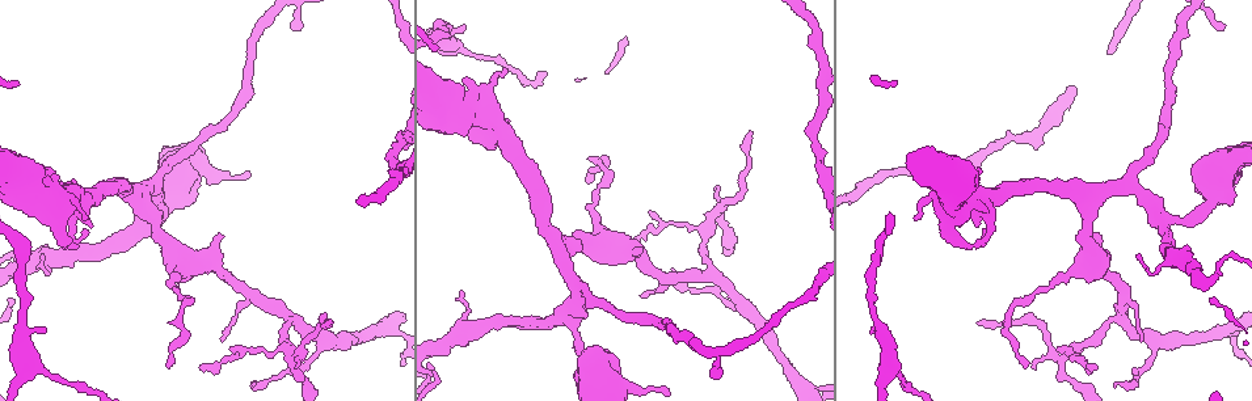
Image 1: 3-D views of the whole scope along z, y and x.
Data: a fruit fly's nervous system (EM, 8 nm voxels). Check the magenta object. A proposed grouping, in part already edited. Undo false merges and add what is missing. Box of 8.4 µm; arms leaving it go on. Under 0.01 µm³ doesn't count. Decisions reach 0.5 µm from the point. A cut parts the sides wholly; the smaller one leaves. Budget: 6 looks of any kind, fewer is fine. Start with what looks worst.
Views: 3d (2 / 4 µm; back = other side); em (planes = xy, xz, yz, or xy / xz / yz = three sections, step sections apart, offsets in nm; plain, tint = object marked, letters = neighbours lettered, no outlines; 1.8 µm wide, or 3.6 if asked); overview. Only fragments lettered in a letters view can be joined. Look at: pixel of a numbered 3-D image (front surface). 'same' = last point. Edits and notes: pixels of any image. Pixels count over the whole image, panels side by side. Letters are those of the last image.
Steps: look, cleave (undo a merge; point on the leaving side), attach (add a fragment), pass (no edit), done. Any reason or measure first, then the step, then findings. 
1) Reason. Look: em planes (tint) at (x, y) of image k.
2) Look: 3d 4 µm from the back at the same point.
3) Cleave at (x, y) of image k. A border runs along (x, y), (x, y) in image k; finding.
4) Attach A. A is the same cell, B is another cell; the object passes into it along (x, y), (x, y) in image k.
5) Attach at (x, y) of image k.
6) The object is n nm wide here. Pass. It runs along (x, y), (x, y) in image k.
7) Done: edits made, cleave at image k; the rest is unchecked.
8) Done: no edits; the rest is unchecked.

Calibre changes. Look: 3d 2 µm at (985, 242) of image 1.

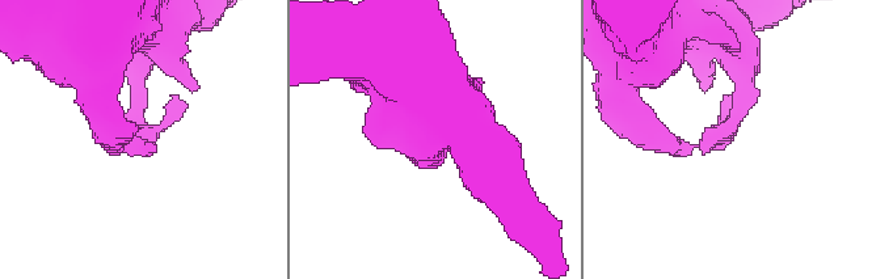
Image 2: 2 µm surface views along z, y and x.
Look: em planes (plain) at (144, 126) of image 2.

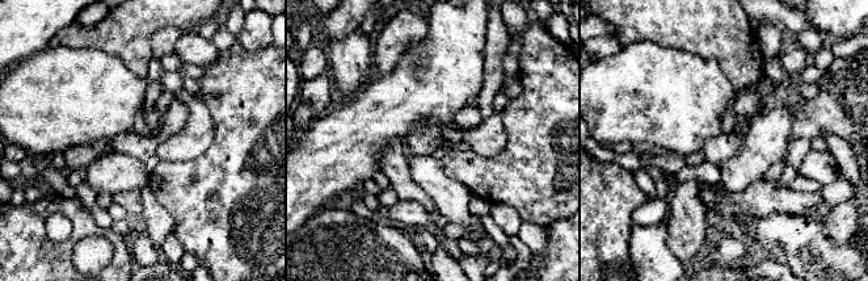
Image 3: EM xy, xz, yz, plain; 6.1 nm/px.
Look: em planes (letters) at the same point.

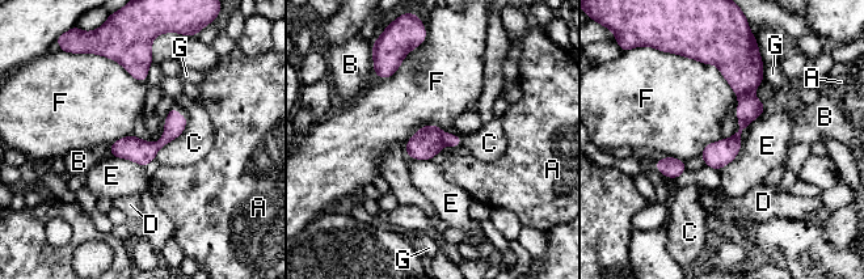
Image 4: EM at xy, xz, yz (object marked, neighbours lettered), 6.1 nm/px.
Pass. A, B, C, D, E, F and G are other cells; it runs along (720, 64), (745, 118), (715, 165) in image 4; all the same cell.

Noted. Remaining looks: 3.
Look: em xz step 4 (tint) at (585, 180) of image 1.

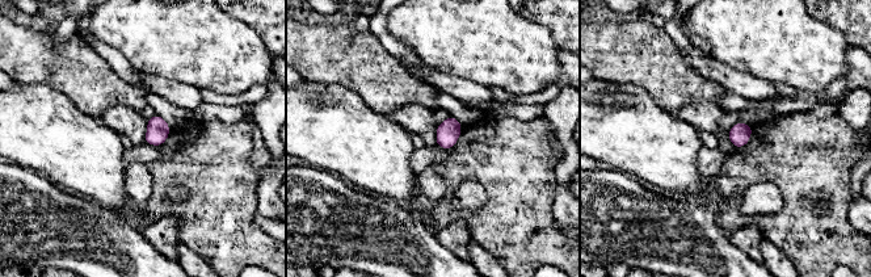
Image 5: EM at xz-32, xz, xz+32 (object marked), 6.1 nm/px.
Look: em planes (letters) at the same point.

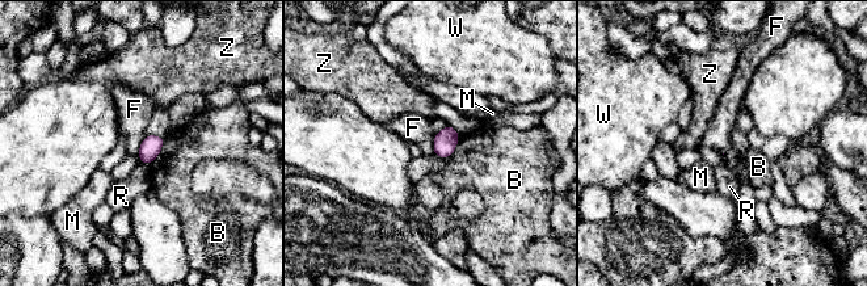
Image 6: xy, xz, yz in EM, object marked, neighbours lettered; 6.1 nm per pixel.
Pass. B, F, M, R, W and Z are other cells; none of them fits.

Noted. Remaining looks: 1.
An open end. Look: em planes (letters) at (294, 24) of image 1.

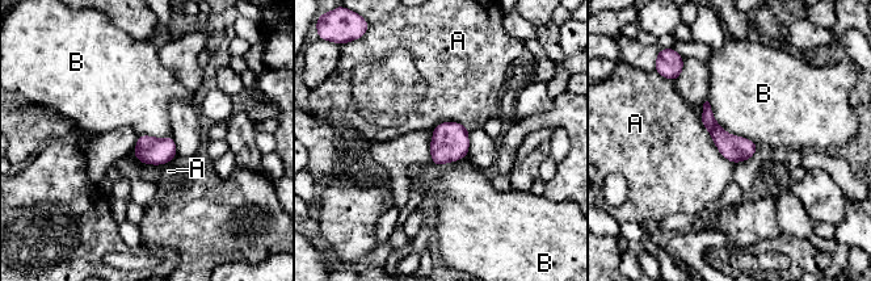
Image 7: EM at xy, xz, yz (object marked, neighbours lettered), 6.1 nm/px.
The object is 160 nm wide here. Pass. A and B are other cells; a border runs along (720, 128), (758, 145) in image 7; no lettered fragment goes on from it.

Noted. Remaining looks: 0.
Done: no edits; the rest is unchecked.

